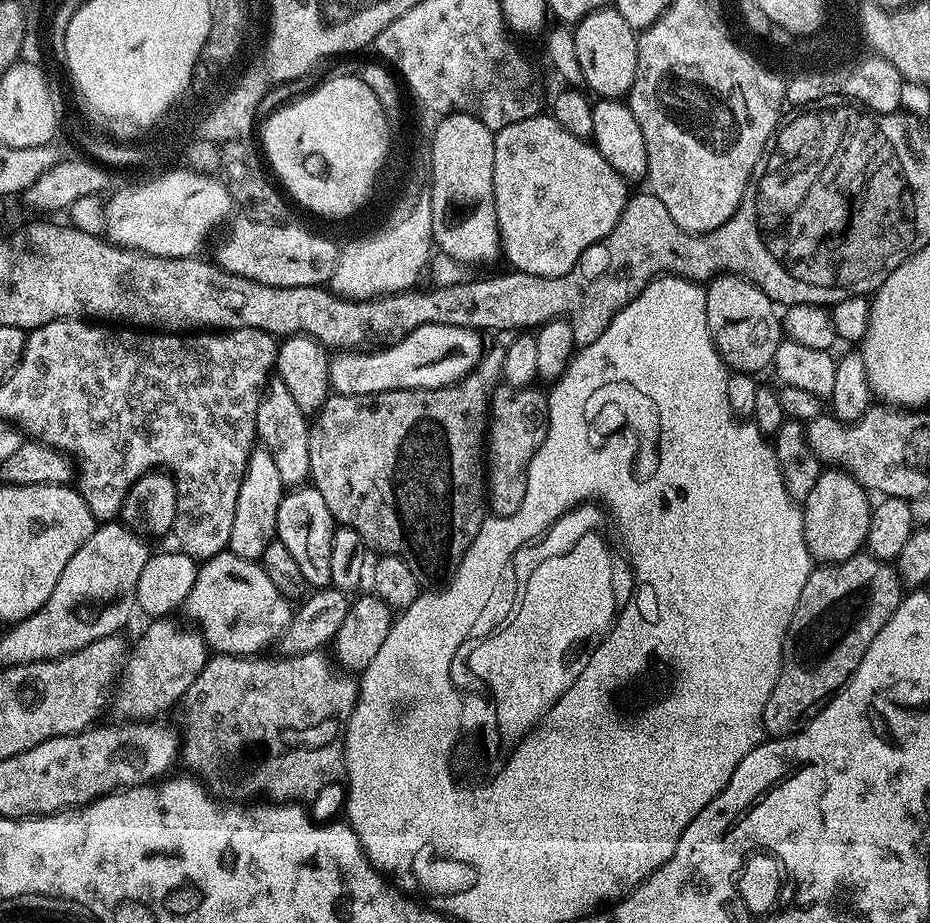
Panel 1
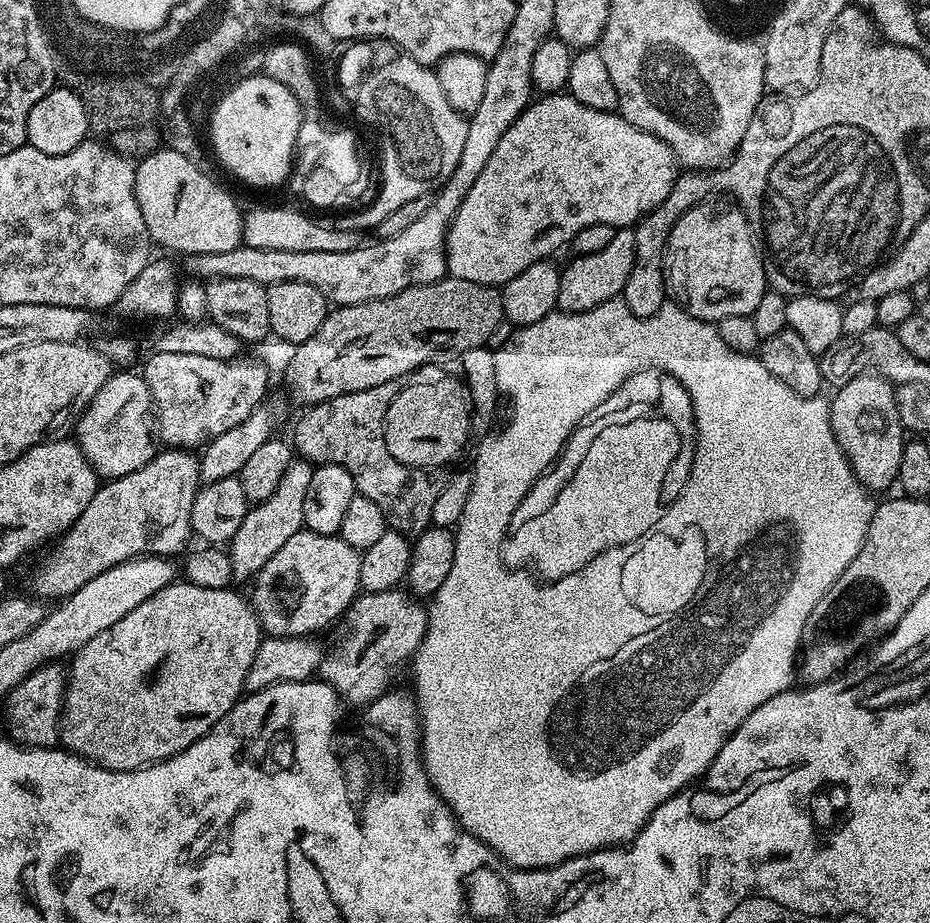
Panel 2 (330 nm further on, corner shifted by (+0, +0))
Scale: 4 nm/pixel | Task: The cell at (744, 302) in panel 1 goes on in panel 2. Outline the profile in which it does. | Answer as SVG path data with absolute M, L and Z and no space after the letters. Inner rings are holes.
M709 202L686 210L665 242L663 269L667 295L694 318L709 322L733 314L751 316L769 287L754 229L732 202Z

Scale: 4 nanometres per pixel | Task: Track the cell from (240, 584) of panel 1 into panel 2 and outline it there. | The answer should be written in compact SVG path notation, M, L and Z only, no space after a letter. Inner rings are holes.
M307 530L294 534L294 538L288 539L282 550L262 566L251 585L250 603L256 610L261 629L270 636L308 636L317 633L318 628L334 623L339 616L341 619L361 591L360 558L357 548L341 540L339 535L323 536Z

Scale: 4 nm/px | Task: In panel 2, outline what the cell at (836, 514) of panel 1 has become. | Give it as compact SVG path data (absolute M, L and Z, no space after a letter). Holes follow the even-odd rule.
M862 372L850 382L846 382L846 386L835 389L834 395L836 397L831 397L828 410L830 426L834 430L834 438L842 450L842 454L846 454L858 482L873 494L886 491L891 484L893 487L900 478L902 450L906 443L906 431L902 422L899 421L898 410L895 406L894 385L886 378L877 376L875 372Z

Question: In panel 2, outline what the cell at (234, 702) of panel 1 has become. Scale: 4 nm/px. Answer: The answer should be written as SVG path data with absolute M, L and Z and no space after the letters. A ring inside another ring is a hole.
M391 588L389 592L364 592L352 601L352 607L346 613L348 633L333 648L327 649L325 658L318 669L319 679L325 680L340 696L345 705L367 706L389 691L392 675L400 667L407 665L416 655L418 646L424 640L428 629L428 609L417 597L400 588Z

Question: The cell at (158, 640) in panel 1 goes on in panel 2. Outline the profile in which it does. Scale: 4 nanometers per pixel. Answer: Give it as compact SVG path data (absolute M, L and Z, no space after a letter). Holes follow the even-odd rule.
M303 458L293 459L292 464L282 474L282 482L278 482L278 490L270 494L270 498L253 503L249 507L246 518L242 518L242 526L238 526L238 534L230 542L227 549L232 560L232 574L237 581L251 581L282 550L288 539L294 538L304 528L304 511L306 510L306 490L310 487L313 465Z

